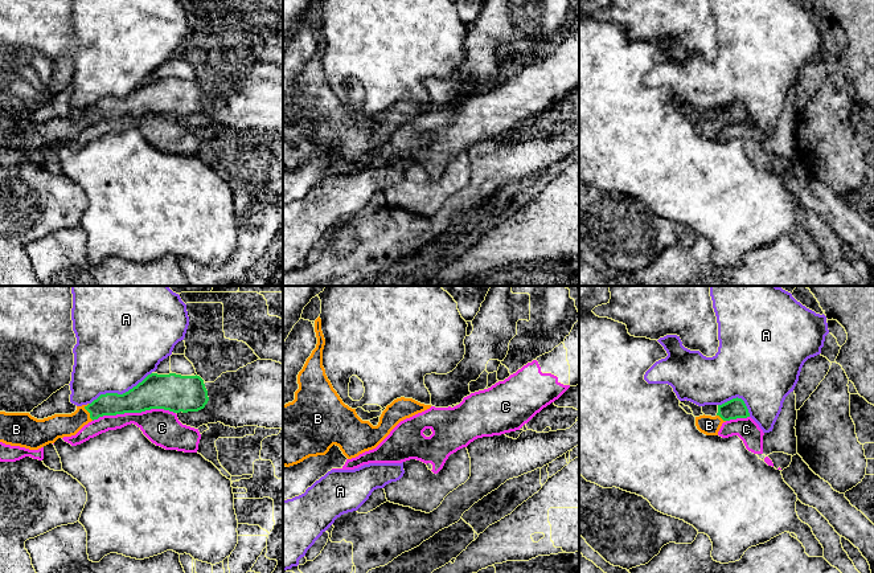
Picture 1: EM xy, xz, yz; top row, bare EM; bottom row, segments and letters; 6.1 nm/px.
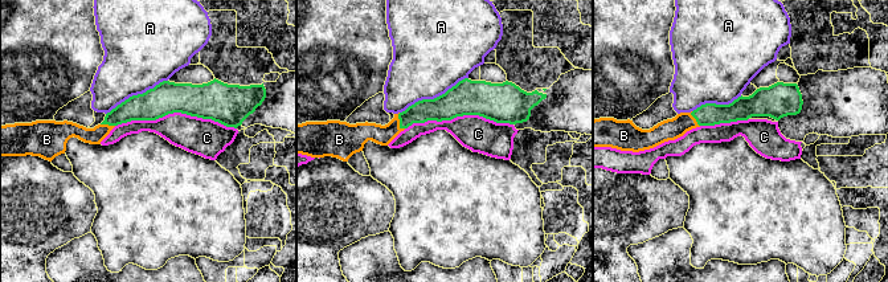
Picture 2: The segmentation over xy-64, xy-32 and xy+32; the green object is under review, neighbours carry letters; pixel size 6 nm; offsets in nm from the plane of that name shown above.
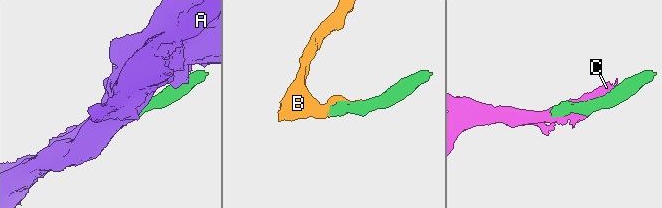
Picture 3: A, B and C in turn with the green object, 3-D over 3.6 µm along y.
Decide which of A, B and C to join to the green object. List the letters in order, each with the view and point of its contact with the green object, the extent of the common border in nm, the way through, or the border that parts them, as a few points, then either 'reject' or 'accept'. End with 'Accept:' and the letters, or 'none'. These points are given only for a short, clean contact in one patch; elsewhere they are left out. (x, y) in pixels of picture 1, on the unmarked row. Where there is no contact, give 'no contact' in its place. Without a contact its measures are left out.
A: xy (119, 98) | 440 nm | reject
B: xy (87, 114) | 110 nm | accept
C: xy (134, 115) | 500 nm | reject
Accept: B

